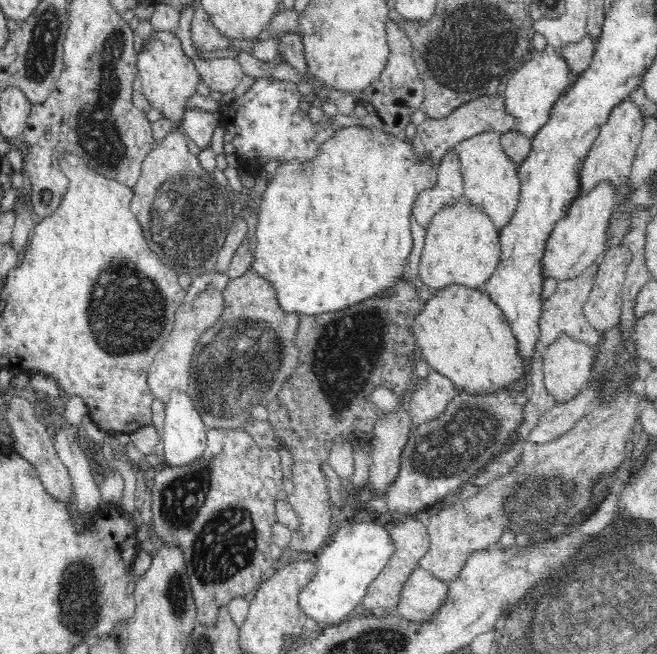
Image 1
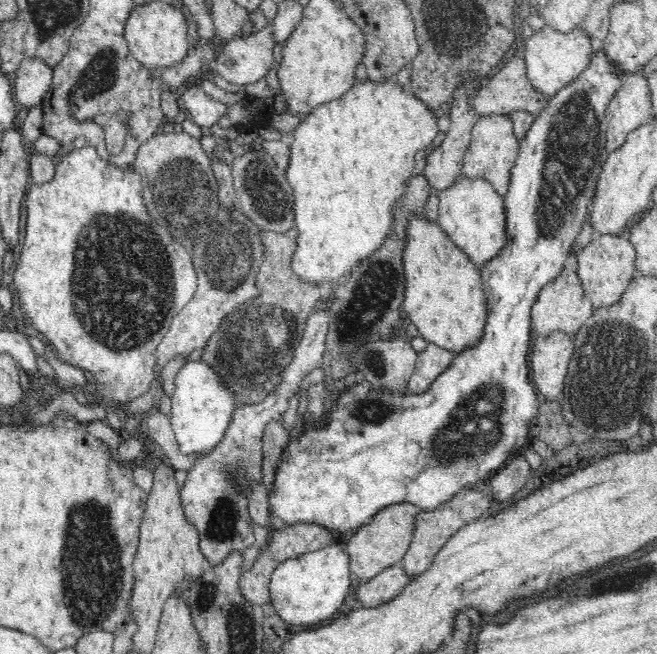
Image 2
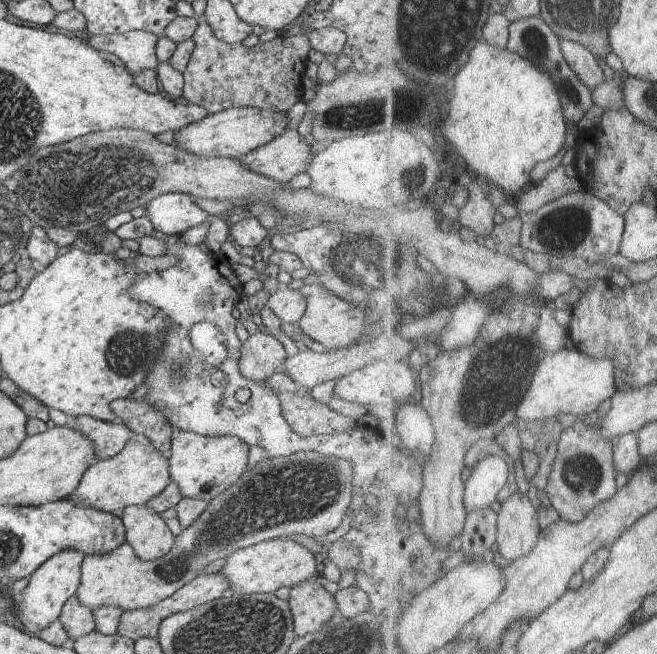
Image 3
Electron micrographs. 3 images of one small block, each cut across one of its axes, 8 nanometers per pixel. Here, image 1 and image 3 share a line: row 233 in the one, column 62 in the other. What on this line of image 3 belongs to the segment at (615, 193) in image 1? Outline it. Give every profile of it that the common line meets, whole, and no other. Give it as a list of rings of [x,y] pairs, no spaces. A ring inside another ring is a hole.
[[[62,550],[58,554],[54,554],[42,563],[30,577],[28,585],[17,597],[16,612],[14,613],[20,623],[32,624],[36,626],[36,632],[48,628],[54,620],[58,619],[64,604],[68,598],[77,594],[80,586],[80,575],[82,562],[86,556],[78,550]]]

